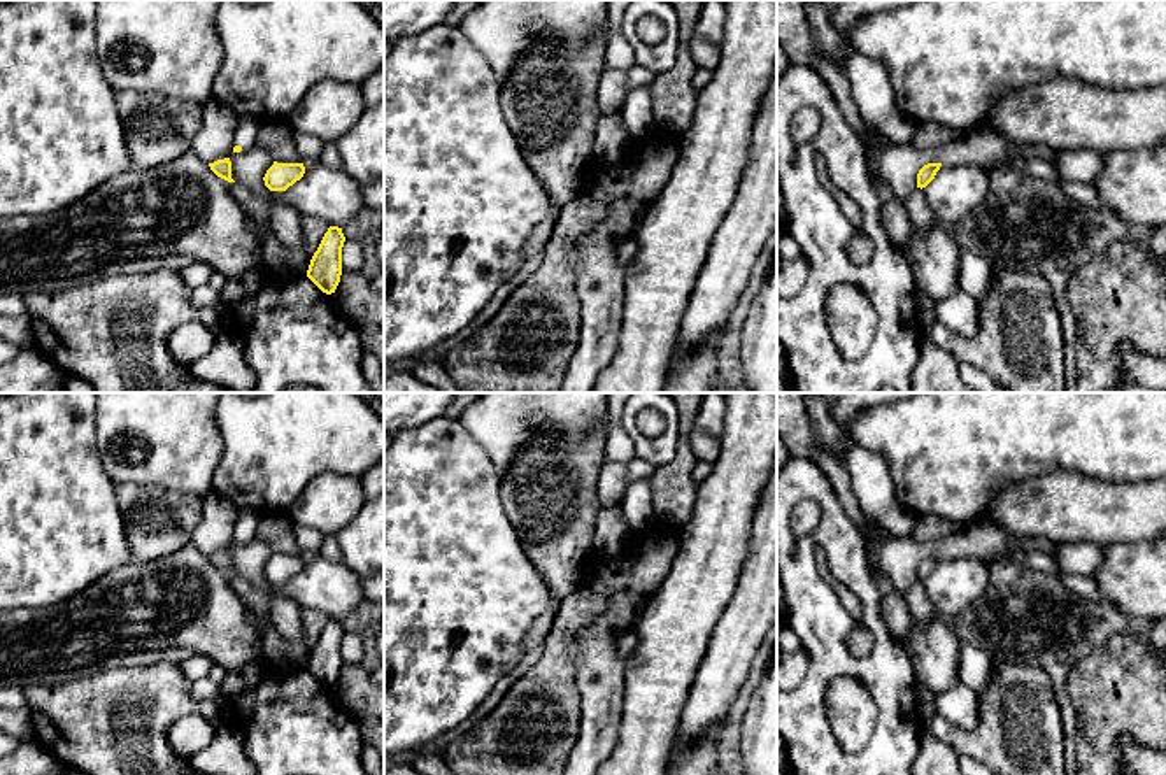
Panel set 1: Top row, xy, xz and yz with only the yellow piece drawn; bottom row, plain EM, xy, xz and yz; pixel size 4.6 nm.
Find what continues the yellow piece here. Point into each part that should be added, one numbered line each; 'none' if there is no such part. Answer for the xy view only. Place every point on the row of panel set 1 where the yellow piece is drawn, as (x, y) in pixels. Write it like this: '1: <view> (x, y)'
1: xy (246, 134)

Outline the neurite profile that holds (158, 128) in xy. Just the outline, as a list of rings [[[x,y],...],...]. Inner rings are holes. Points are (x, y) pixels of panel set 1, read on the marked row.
[[[116,91],[133,168],[172,163],[191,151],[202,105],[151,91]]]

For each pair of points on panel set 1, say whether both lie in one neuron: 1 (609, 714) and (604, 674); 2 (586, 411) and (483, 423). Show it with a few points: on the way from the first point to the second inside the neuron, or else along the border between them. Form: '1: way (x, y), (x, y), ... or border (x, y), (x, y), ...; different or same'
1: way (604, 703), (604, 684); same
2: way (560, 411), (512, 411), (509, 414); same

